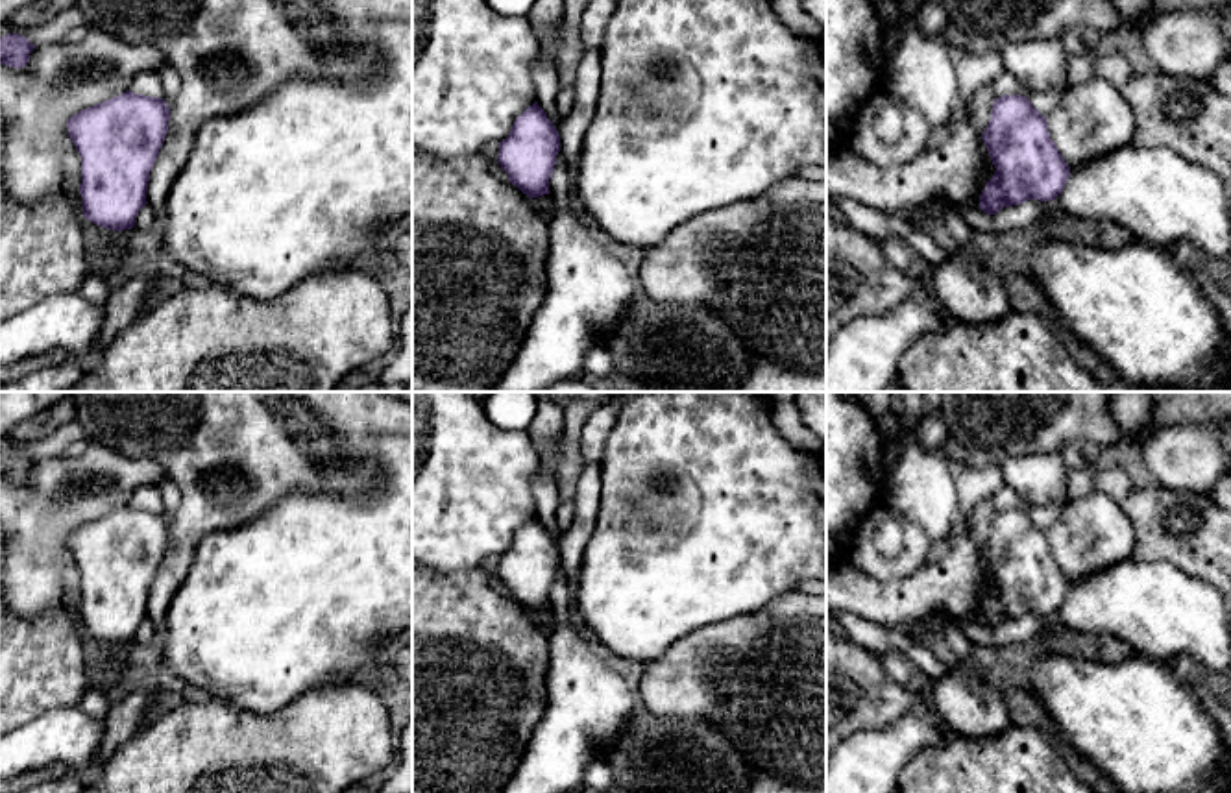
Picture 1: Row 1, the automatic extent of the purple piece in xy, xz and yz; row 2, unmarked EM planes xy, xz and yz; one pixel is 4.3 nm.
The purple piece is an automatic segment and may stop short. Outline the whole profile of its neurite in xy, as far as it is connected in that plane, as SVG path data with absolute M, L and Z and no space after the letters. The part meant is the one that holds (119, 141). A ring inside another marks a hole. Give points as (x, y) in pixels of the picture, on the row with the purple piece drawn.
M126 91L67 120L81 157L81 207L92 224L124 231L148 203L150 172L168 133L163 98Z

